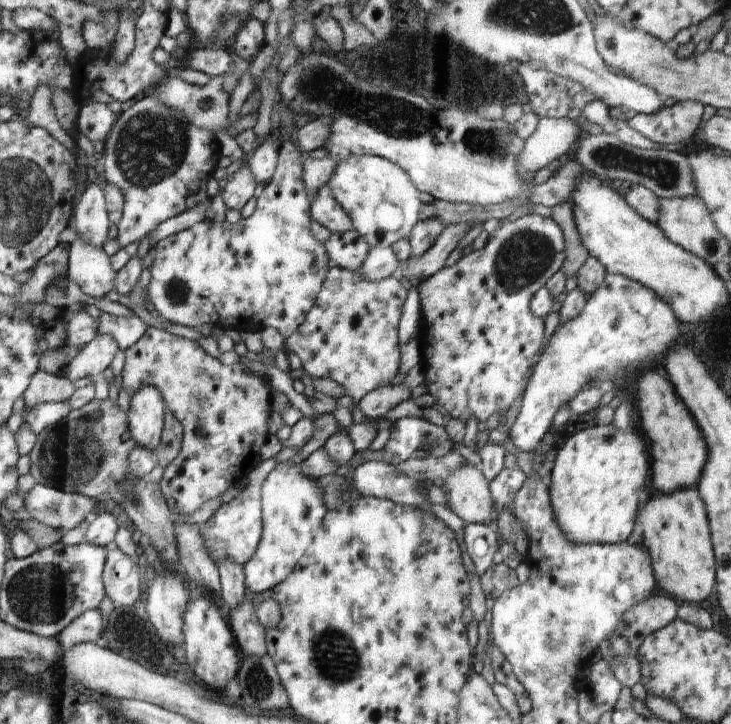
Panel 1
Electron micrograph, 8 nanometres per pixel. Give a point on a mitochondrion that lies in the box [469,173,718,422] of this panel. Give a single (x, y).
(525, 254)

